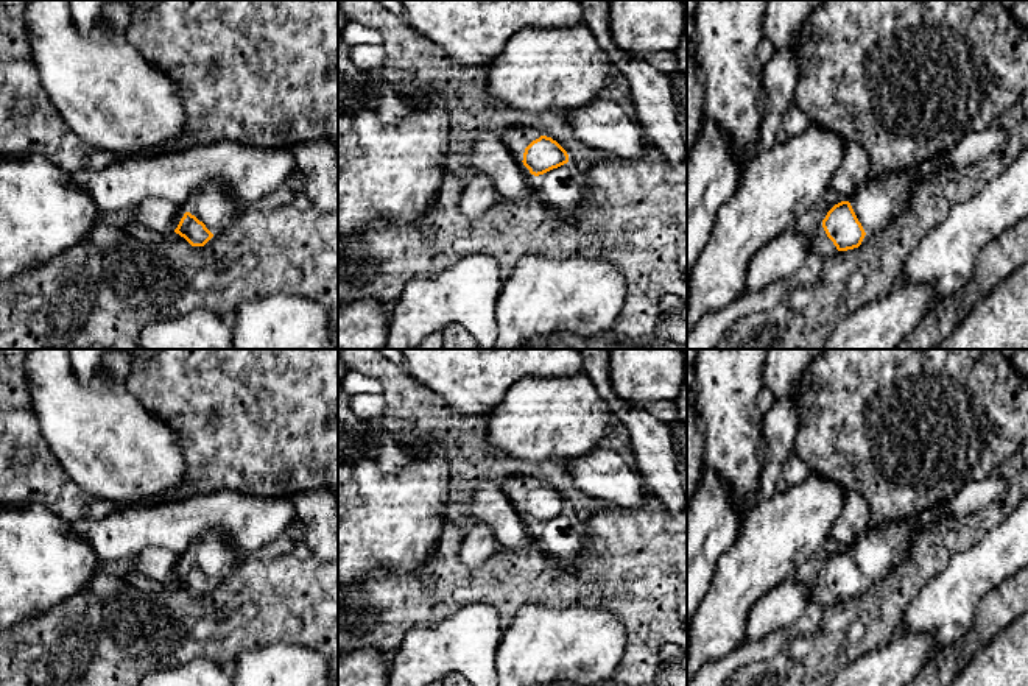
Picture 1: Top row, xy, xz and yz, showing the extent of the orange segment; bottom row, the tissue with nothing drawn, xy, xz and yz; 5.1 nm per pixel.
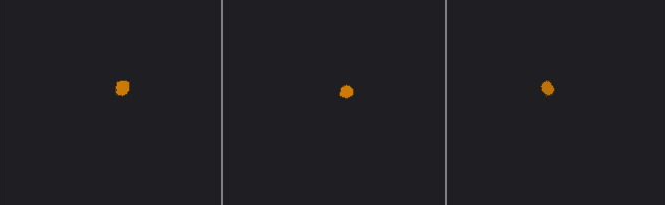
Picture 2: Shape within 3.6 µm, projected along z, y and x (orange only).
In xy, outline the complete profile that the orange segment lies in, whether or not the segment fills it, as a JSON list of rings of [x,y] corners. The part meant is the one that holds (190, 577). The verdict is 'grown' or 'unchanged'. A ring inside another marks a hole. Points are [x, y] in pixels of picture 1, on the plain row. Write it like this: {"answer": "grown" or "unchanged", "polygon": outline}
{"answer": "grown", "polygon": [[[206,532],[192,544],[174,582],[192,596],[204,596],[240,563],[241,555],[227,533]]]}

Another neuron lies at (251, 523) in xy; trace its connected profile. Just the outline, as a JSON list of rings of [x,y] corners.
[[[220,491],[193,494],[178,502],[123,505],[101,519],[73,522],[72,529],[95,550],[100,561],[128,564],[145,547],[164,547],[187,560],[192,544],[206,532],[227,533],[232,544],[243,553],[257,552],[287,533],[296,518],[294,504],[288,497],[257,497]]]

